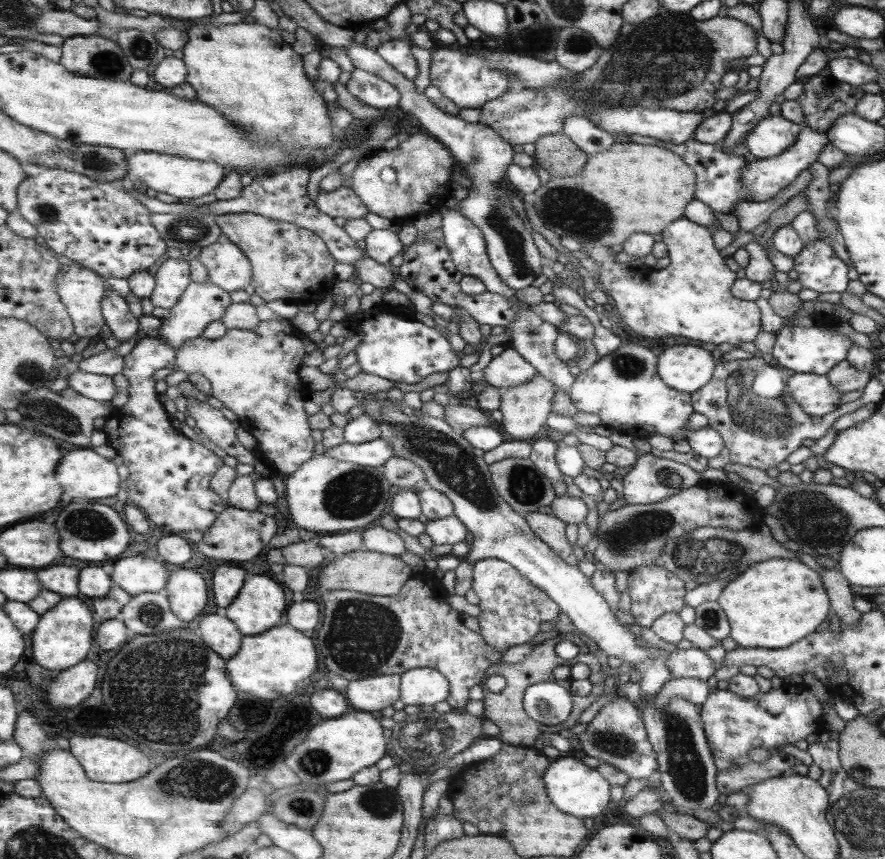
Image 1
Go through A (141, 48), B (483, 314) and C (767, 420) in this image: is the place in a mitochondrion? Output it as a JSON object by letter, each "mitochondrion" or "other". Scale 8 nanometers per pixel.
{"A":"mitochondrion","B":"other","C":"mitochondrion"}

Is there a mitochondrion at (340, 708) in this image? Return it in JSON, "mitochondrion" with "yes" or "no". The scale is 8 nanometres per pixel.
{"mitochondrion":"no"}

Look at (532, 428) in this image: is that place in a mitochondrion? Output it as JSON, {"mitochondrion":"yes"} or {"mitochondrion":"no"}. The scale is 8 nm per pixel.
{"mitochondrion":"no"}

